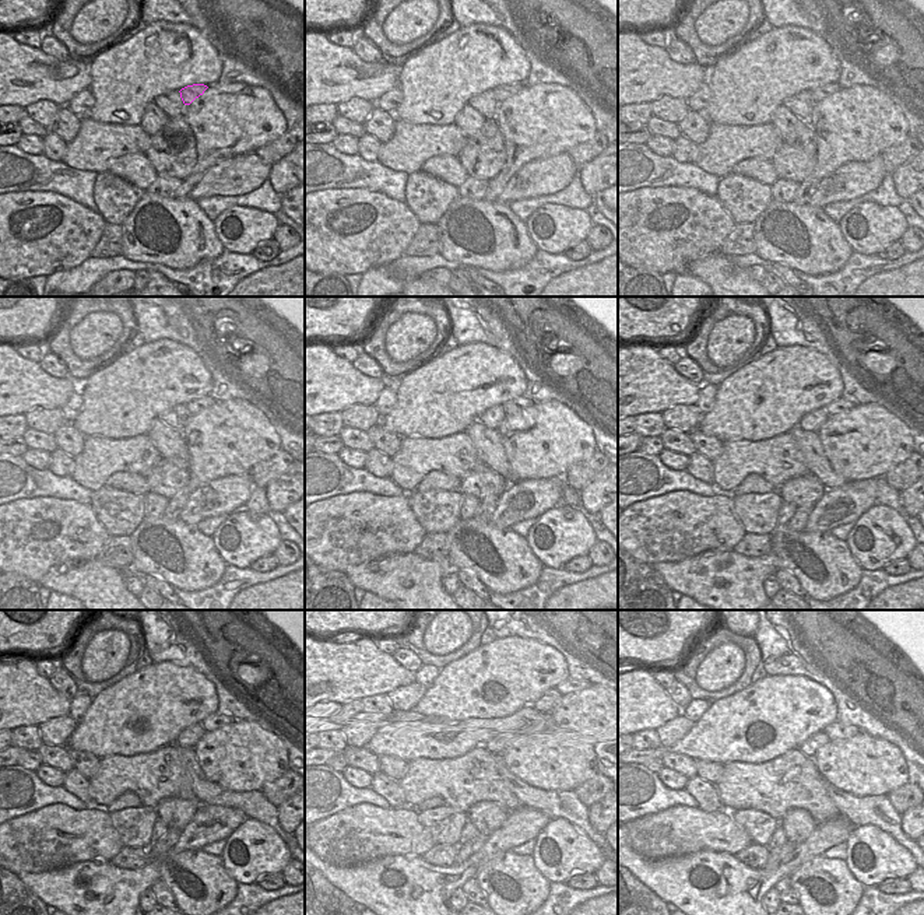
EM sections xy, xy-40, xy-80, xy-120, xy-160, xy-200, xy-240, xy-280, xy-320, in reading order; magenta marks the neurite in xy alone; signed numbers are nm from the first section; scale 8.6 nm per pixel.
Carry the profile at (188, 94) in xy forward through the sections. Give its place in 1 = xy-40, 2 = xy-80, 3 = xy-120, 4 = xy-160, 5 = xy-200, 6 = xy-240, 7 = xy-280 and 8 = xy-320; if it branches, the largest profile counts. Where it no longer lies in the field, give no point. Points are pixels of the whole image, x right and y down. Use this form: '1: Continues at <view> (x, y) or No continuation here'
1: Continues at xy-40 (502, 93)
2: Continues at xy-80 (824, 91)
3: Continues at xy-120 (197, 405)
4: Continues at xy-160 (520, 403)
5: Continues at xy-200 (839, 406)
6: Continues at xy-240 (211, 722)
7: Continues at xy-280 (524, 721)
8: Continues at xy-320 (836, 731).

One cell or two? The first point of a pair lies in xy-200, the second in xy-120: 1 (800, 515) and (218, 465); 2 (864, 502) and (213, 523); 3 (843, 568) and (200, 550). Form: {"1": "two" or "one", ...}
{"1": "one", "2": "two", "3": "one"}

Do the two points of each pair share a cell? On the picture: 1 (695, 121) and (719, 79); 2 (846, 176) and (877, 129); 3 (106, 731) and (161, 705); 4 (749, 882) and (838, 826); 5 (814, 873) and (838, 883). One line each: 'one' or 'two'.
1: two
2: two
3: one
4: one
5: one

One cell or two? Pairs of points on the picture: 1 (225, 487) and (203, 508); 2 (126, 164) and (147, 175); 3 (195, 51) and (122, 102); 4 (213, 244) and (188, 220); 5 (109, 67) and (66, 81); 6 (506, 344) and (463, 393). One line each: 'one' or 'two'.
1: one
2: one
3: one
4: one
5: two
6: two

